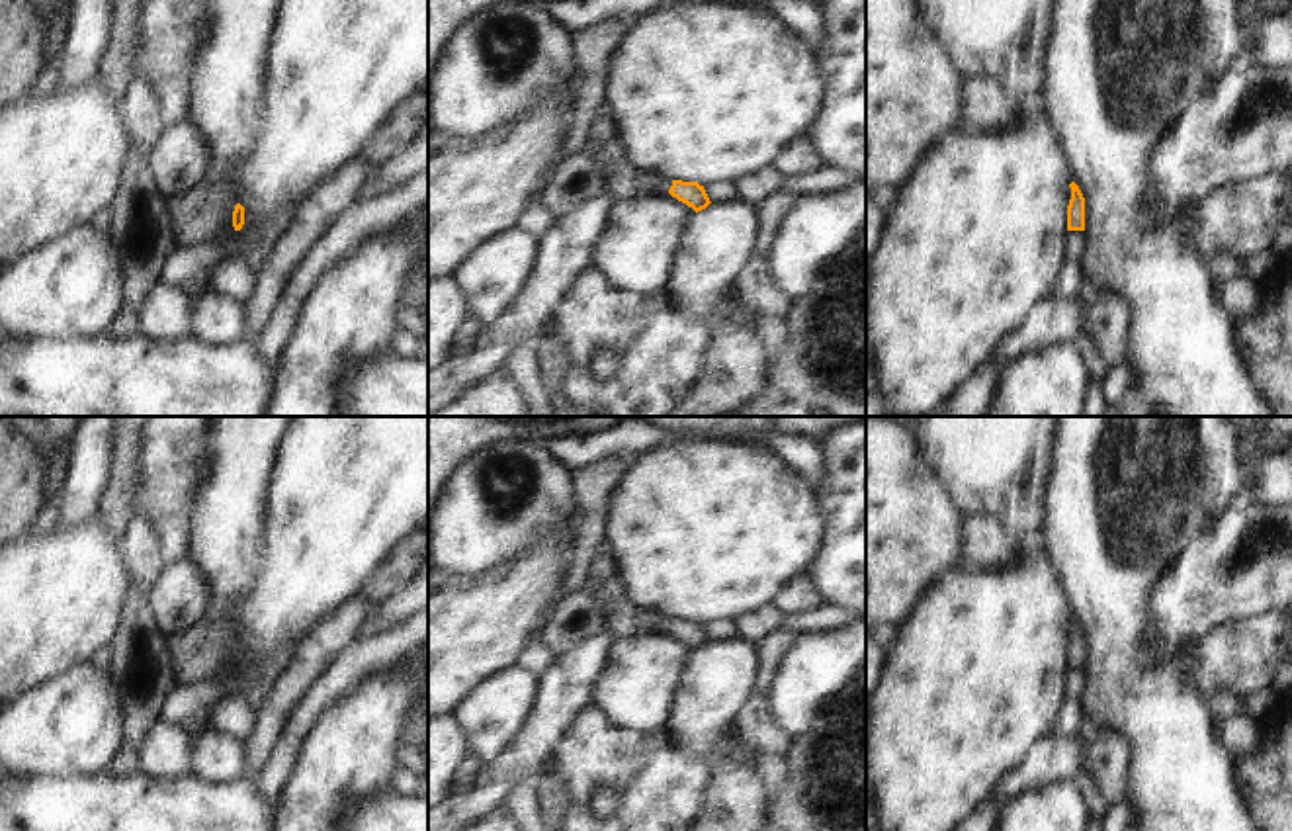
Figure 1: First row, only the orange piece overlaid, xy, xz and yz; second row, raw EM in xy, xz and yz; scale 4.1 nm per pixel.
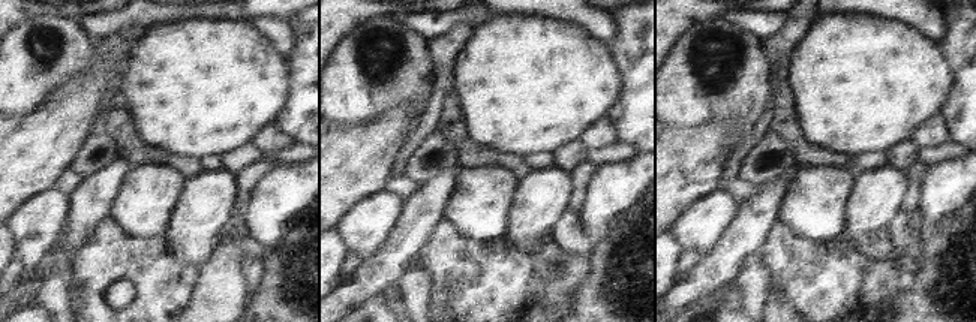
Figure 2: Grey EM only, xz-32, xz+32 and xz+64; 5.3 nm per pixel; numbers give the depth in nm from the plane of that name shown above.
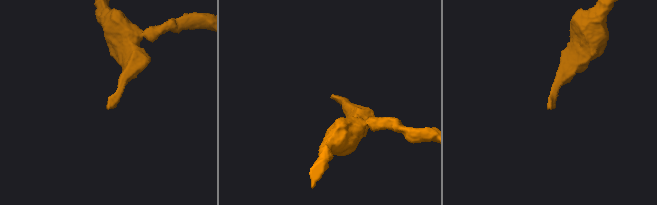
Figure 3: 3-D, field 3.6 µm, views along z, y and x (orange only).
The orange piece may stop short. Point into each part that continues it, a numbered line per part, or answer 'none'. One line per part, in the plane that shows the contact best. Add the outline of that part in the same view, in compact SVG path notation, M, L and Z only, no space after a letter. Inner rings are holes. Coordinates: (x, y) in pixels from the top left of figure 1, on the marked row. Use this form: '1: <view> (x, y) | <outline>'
1: xz (628, 180) | M604 106L596 119L586 151L604 166L610 192L627 201L633 197L668 194L672 180L653 170L637 166L625 151L622 133L614 115Z

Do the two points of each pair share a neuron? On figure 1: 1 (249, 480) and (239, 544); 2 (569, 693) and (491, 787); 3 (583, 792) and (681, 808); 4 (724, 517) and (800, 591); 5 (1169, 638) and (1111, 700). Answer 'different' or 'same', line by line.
1: same
2: same
3: same
4: different
5: different

